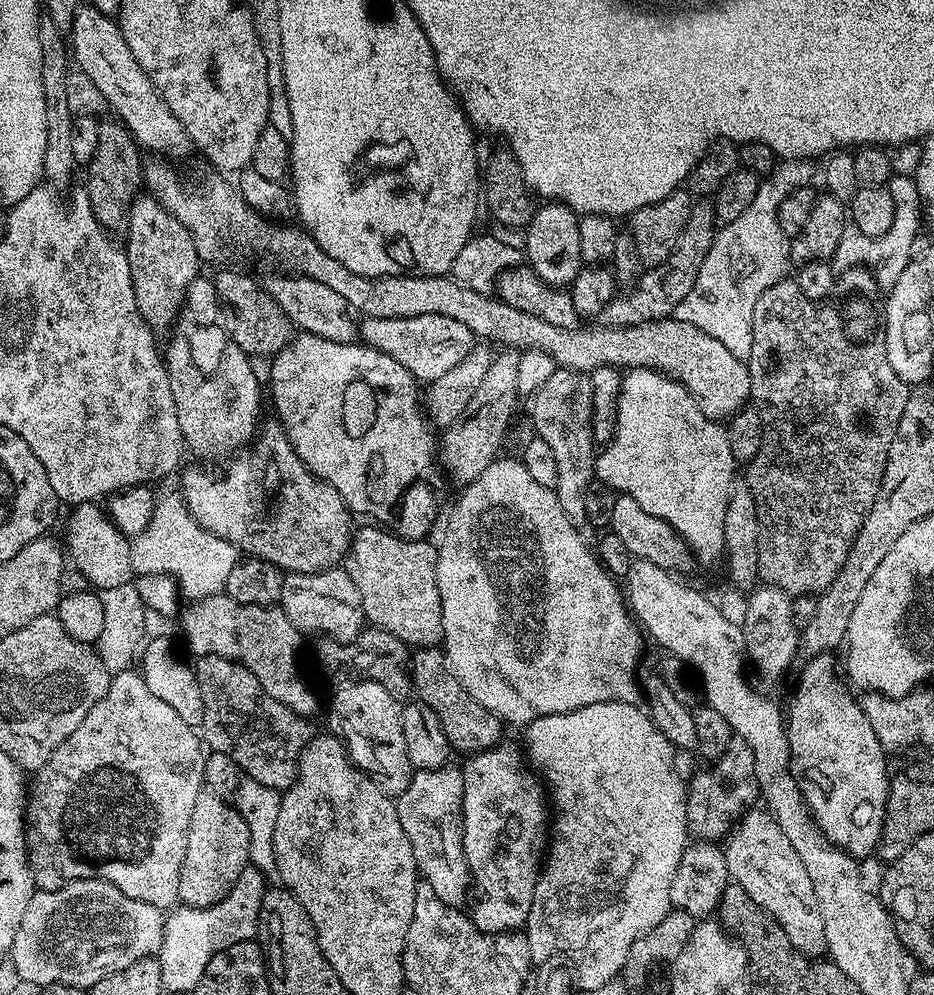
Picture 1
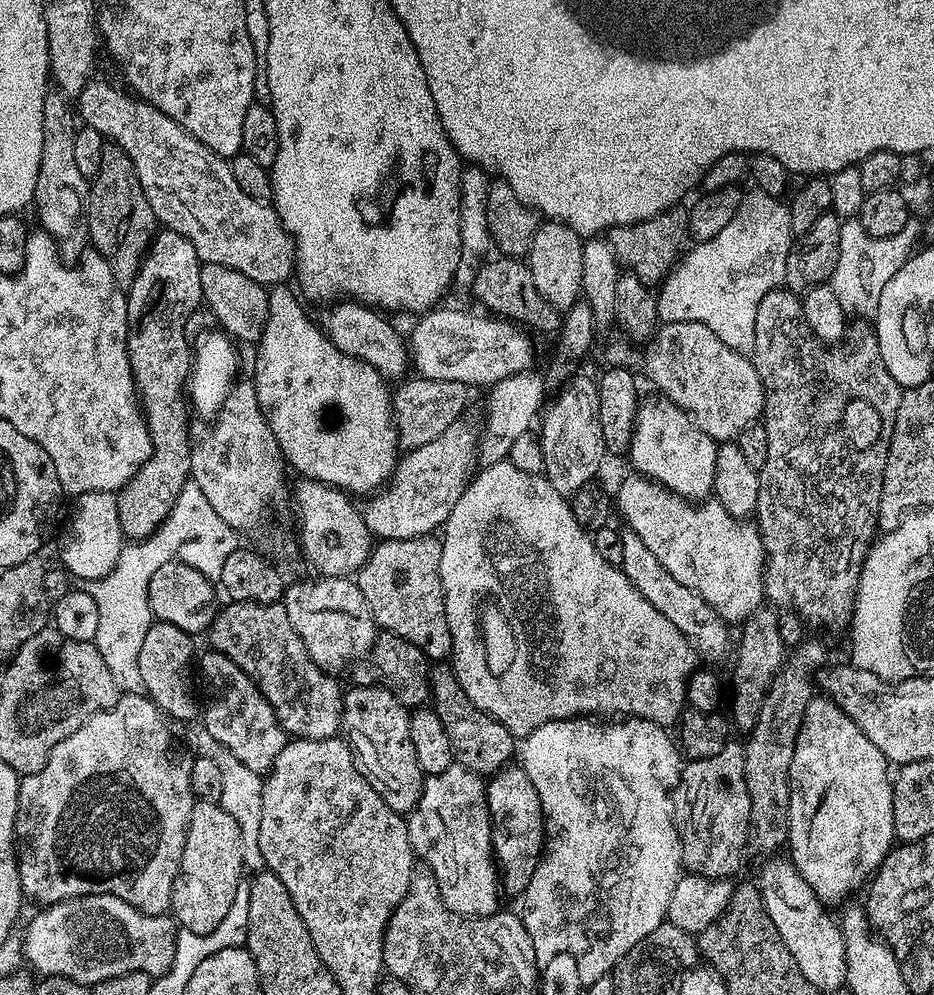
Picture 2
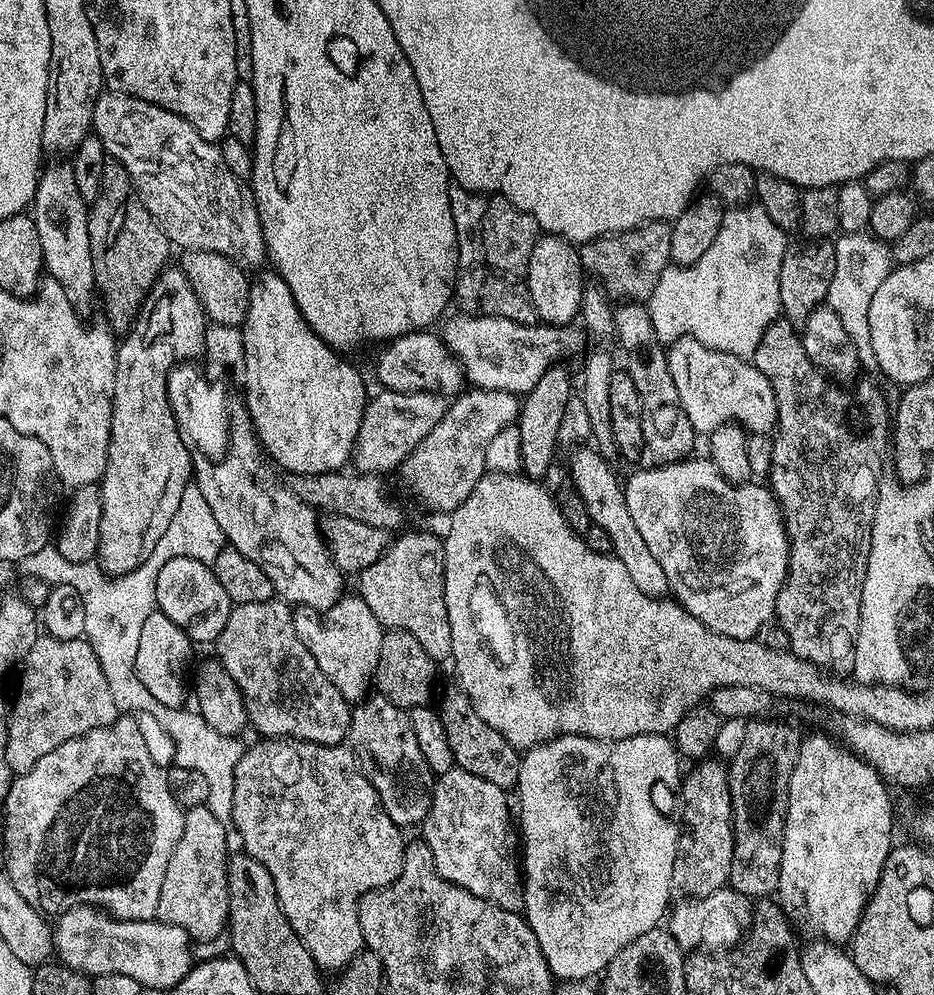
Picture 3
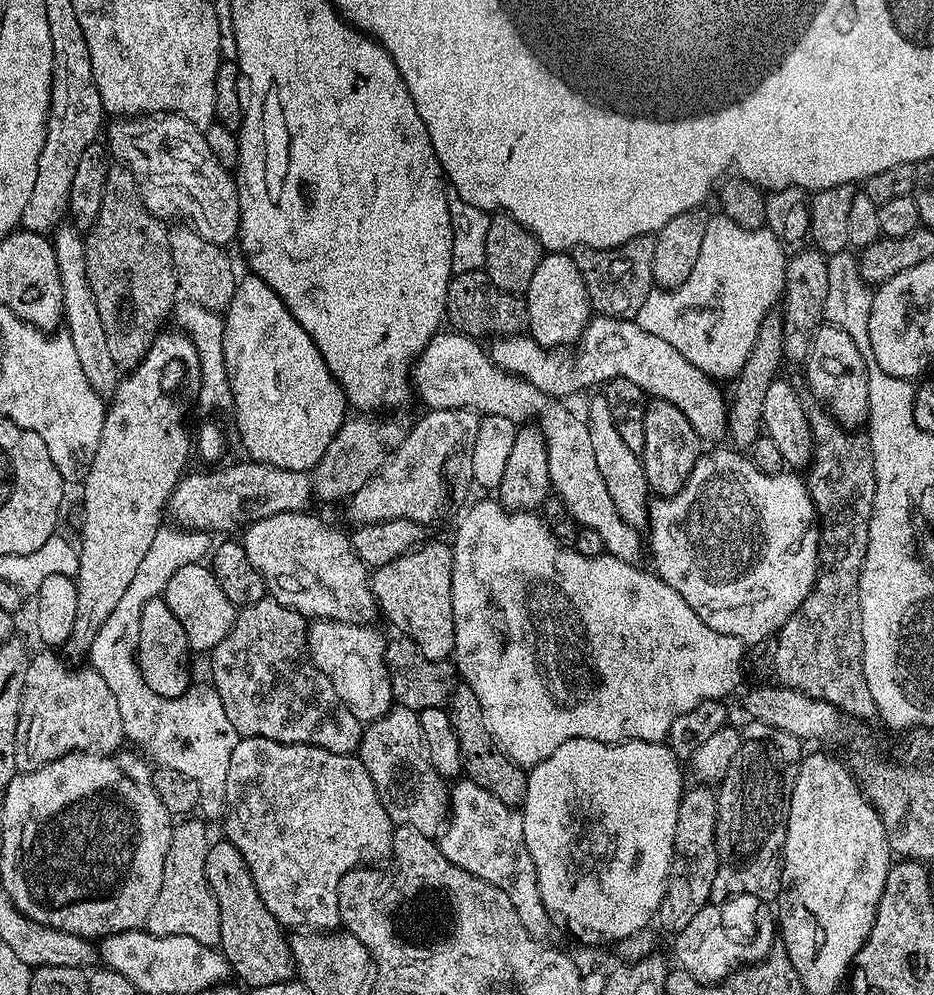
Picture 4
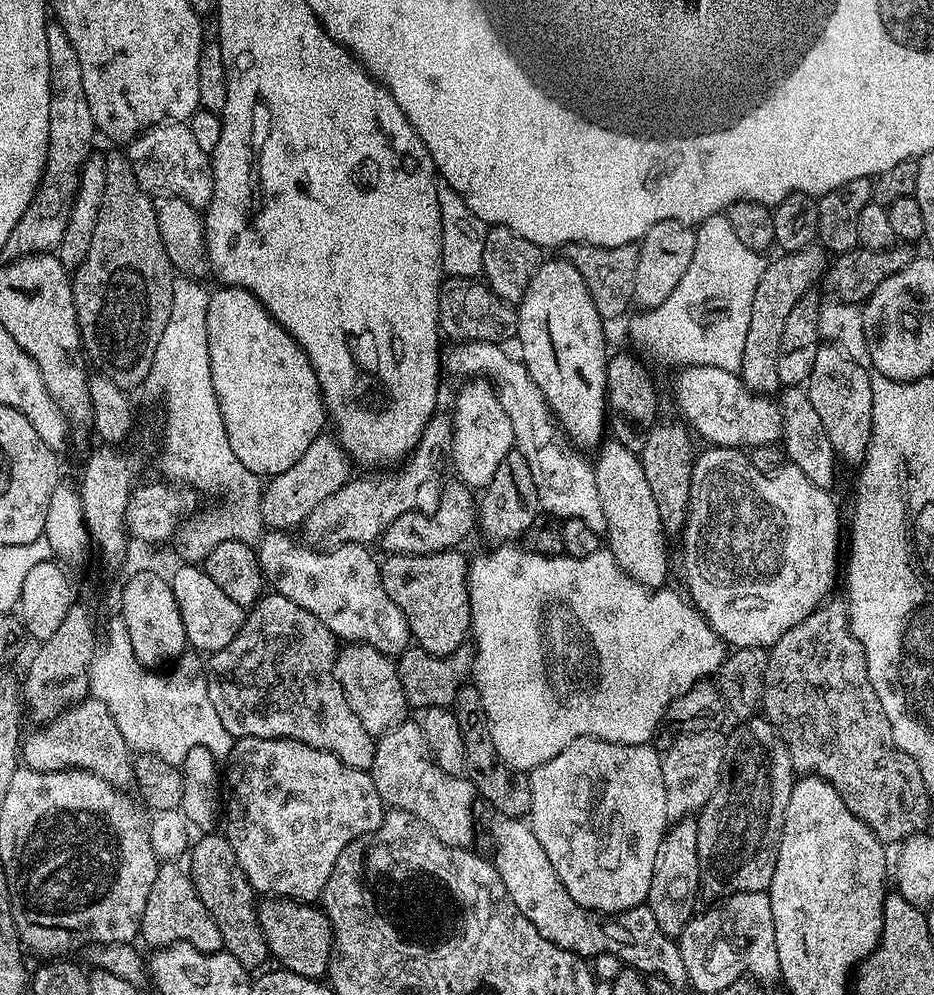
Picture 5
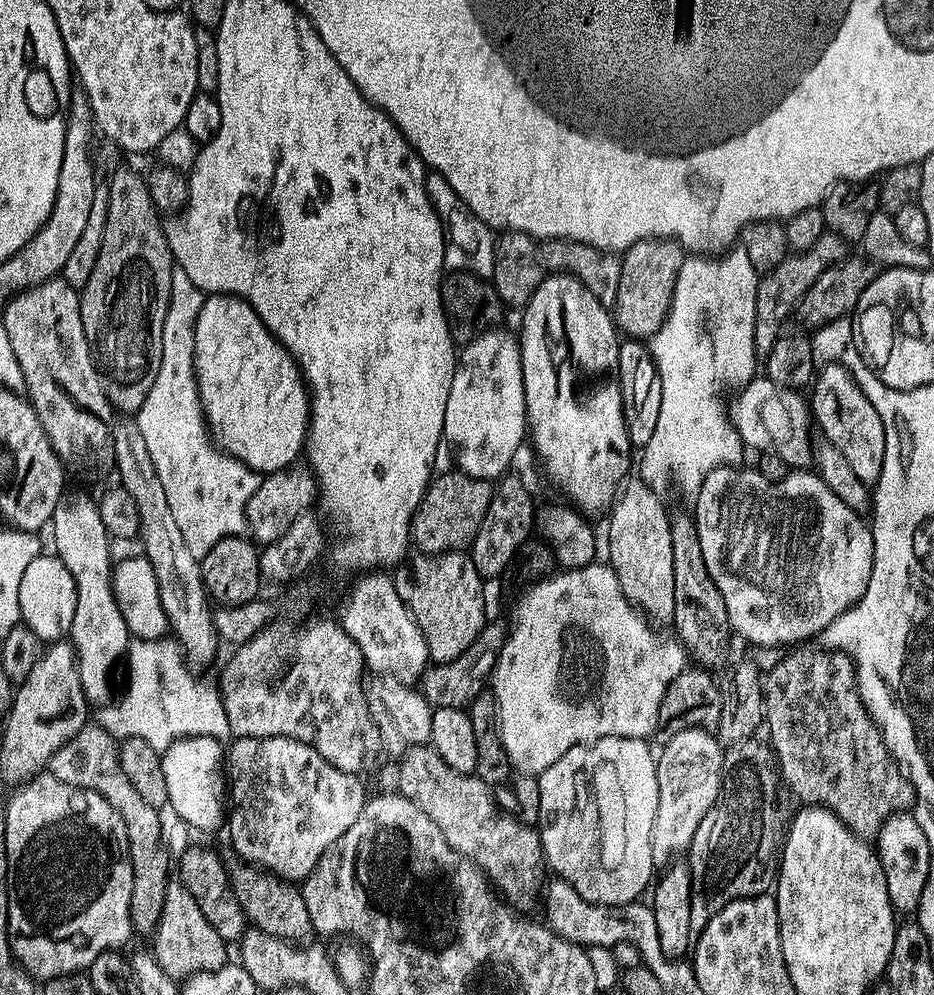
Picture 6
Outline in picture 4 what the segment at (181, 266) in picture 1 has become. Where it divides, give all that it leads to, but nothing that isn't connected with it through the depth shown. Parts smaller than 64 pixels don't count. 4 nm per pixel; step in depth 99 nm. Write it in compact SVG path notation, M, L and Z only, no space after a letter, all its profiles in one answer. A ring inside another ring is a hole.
M162 330L154 338L148 352L137 362L135 368L119 377L115 392L110 397L104 413L102 434L98 438L98 450L94 450L94 462L90 462L88 472L84 475L84 521L80 524L80 544L78 540L78 570L75 574L76 593L78 594L78 610L74 618L72 633L66 645L69 657L87 657L90 646L106 622L114 612L114 606L128 592L134 582L134 574L138 574L138 566L146 550L150 550L150 542L154 542L154 534L162 526L160 519L165 519L168 499L176 488L180 477L185 475L190 454L190 432L184 429L180 421L180 408L171 391L162 386L162 374L172 365L174 359L185 362L197 359L195 344L187 332Z

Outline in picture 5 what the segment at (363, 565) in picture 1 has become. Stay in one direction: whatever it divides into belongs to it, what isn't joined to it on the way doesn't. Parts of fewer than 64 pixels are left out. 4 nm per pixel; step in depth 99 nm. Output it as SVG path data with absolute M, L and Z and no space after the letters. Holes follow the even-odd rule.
M449 550L447 552L435 552L434 554L426 554L425 556L394 556L389 555L388 561L380 564L380 577L382 578L382 586L386 586L386 594L390 594L390 598L394 598L394 602L402 610L402 614L406 614L406 622L408 629L412 632L412 640L421 648L425 648L431 656L448 656L452 652L465 647L466 641L470 636L472 627L472 611L470 610L470 598L468 597L468 566L469 557L463 556L463 551Z

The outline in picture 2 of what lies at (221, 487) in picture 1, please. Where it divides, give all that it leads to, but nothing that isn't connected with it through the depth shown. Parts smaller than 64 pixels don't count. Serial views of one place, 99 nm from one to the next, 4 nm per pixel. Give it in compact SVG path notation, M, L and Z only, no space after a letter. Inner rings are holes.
M307 478L299 481L301 484L294 488L294 500L296 496L296 524L300 527L300 548L304 556L317 568L321 577L342 576L351 577L360 571L360 567L368 561L368 556L374 547L374 537L366 526L364 513L359 507L351 504L349 493L333 488L326 484L319 484L317 480Z

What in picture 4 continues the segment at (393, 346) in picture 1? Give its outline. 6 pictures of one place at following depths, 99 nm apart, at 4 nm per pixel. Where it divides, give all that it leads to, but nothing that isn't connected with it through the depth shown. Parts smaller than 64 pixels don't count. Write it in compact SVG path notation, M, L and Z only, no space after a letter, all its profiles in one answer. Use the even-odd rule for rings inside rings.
M593 315L574 350L568 346L544 348L531 334L502 336L493 339L491 344L490 355L496 365L538 386L538 390L548 396L568 398L564 396L572 396L591 384L600 386L614 378L630 378L630 382L649 397L673 403L682 410L701 441L720 442L725 439L729 405L726 396L708 377L711 375L693 364L685 353L674 350L666 338L642 330L635 320Z

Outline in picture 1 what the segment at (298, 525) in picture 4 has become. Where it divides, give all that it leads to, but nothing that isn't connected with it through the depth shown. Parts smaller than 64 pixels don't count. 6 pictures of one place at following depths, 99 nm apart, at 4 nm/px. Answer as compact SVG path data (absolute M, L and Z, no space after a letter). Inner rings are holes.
M187 335L176 336L165 347L162 352L164 358L164 369L168 371L170 378L170 394L172 405L176 410L178 418L178 430L184 435L184 447L189 453L197 456L197 461L212 462L208 460L220 460L231 457L240 451L257 435L258 425L261 423L260 416L260 388L262 381L254 374L251 359L241 348L232 346L221 358L216 371L205 374L196 368L191 358L190 346Z

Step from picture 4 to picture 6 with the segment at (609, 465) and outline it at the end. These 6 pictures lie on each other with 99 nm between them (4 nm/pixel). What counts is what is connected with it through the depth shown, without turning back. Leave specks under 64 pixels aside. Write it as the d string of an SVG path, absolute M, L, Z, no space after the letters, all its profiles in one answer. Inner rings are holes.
M639 478L625 479L624 483L620 486L620 491L610 509L608 520L608 556L606 556L607 563L612 565L614 574L618 574L618 582L622 586L622 590L626 594L626 598L630 603L635 604L649 621L657 622L656 620L671 621L674 614L674 561L673 561L673 543L671 542L671 519L670 512L664 509L664 504L660 501L661 493L653 488L651 484Z

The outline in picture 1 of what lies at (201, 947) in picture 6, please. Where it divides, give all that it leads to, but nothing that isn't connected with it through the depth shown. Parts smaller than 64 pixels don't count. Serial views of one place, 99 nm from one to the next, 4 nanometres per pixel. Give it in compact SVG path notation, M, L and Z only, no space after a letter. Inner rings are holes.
M201 790L198 802L194 802L194 814L190 814L190 830L186 838L186 858L182 858L182 874L178 878L179 903L190 908L214 906L238 882L238 874L249 867L250 826L242 814L228 800L218 798L213 792Z

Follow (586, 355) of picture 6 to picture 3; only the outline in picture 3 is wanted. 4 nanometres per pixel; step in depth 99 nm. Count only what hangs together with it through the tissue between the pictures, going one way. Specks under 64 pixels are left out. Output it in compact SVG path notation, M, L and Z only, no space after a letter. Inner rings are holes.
M551 234L541 235L530 256L526 283L537 317L543 323L568 326L580 316L580 298L586 287L586 273L580 261L579 247L571 240Z

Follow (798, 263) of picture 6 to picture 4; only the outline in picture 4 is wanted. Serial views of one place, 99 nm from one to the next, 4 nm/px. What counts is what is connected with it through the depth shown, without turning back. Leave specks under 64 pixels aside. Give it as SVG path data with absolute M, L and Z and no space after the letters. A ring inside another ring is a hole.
M769 314L764 317L758 330L758 338L754 338L754 346L750 350L750 358L738 370L740 376L736 380L736 393L730 396L728 409L727 439L733 440L735 447L740 450L751 449L753 442L762 434L762 401L766 398L766 390L770 382L781 375L780 364L784 359L784 322L779 315Z

